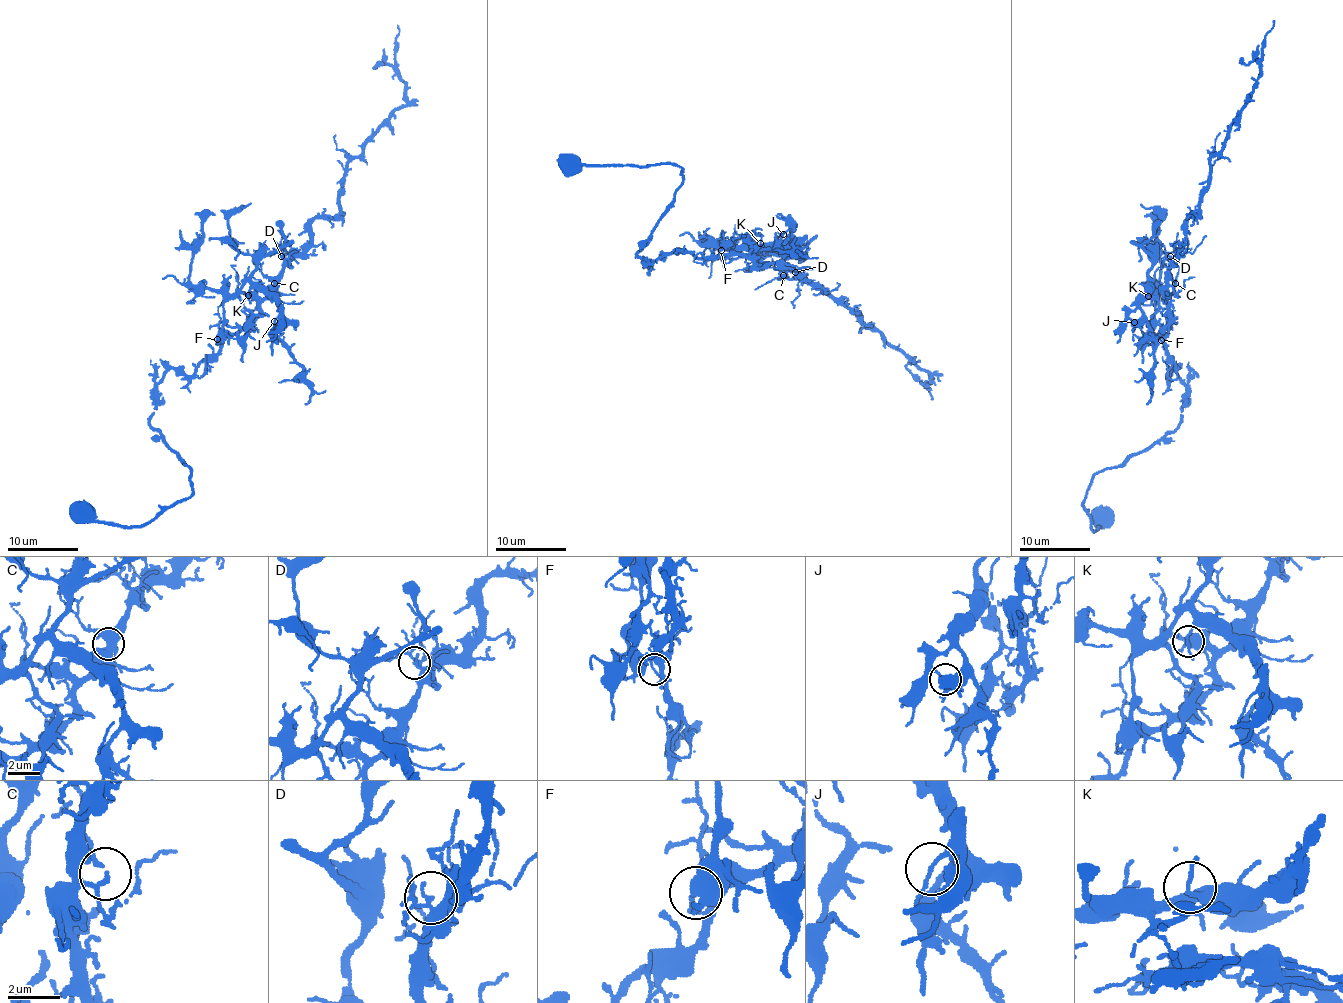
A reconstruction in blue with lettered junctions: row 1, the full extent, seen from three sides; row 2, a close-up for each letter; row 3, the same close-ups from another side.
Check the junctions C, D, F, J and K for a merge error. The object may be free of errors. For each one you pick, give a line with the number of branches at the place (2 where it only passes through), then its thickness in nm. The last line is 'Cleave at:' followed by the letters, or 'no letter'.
F: 2 branches meet; 120 nm thick
Cleave at: F

